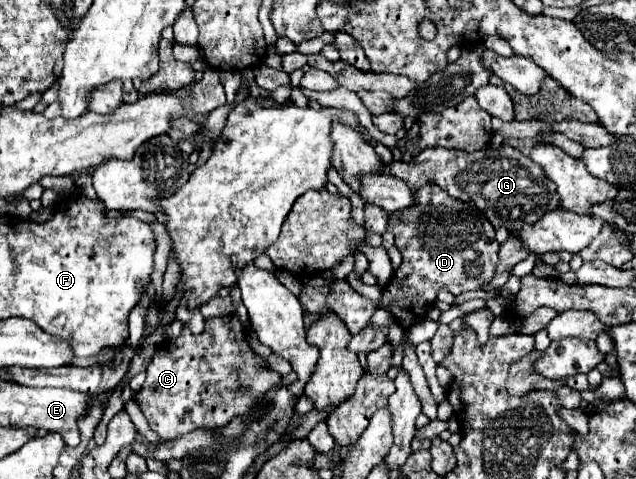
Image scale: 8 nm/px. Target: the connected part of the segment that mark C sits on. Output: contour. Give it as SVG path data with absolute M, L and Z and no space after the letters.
M233 313L207 319L207 329L201 335L193 335L187 327L183 327L181 335L169 341L169 347L159 347L151 359L151 364L146 368L145 382L134 397L151 429L161 439L166 440L191 433L193 429L213 429L227 425L235 415L249 413L251 405L255 405L257 399L269 389L277 387L279 381L281 375L269 371L263 365L263 357L255 355L249 349L243 325Z

